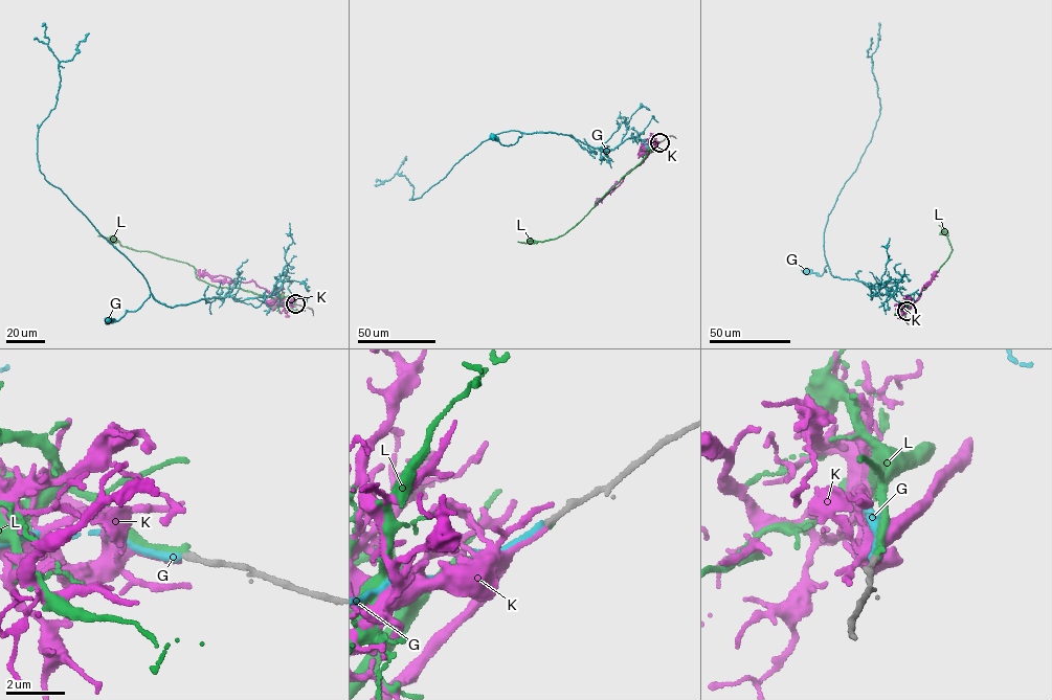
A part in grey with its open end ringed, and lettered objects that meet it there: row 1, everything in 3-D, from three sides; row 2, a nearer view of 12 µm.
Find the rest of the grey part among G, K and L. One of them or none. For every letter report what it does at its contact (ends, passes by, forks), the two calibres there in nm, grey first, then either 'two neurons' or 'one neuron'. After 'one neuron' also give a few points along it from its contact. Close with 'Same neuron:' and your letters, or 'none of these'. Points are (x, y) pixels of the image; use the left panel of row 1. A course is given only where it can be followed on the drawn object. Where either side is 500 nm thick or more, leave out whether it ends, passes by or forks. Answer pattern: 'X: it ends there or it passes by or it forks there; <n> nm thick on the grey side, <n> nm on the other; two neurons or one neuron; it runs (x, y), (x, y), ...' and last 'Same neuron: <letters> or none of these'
G: it ends there; 200 nm thick on the grey side, 240 nm on the other; one neuron; it runs (295, 305), (280, 306), (276, 292), (239, 300), (214, 297), (168, 307), (151, 294), (135, 311), (108, 320)
K: it ends there; 200 nm thick on the grey side, 220 nm on the other; two neurons
L: it ends there; 240 nm thick on the grey side, 200 nm on the other; two neurons
Same neuron: G

